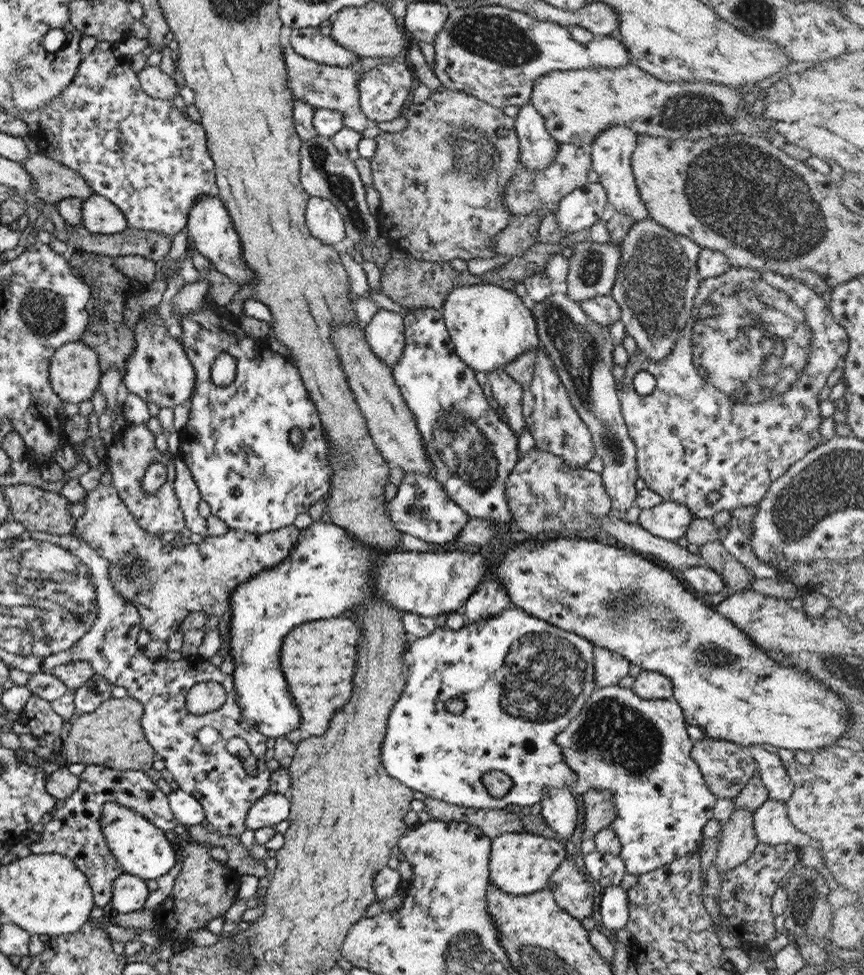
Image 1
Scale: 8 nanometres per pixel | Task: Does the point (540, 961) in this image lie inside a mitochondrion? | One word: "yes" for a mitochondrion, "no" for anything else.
yes

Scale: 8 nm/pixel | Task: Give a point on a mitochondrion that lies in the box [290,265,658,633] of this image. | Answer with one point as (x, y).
(578, 351)

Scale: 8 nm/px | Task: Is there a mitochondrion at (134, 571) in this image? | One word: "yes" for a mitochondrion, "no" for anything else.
yes

